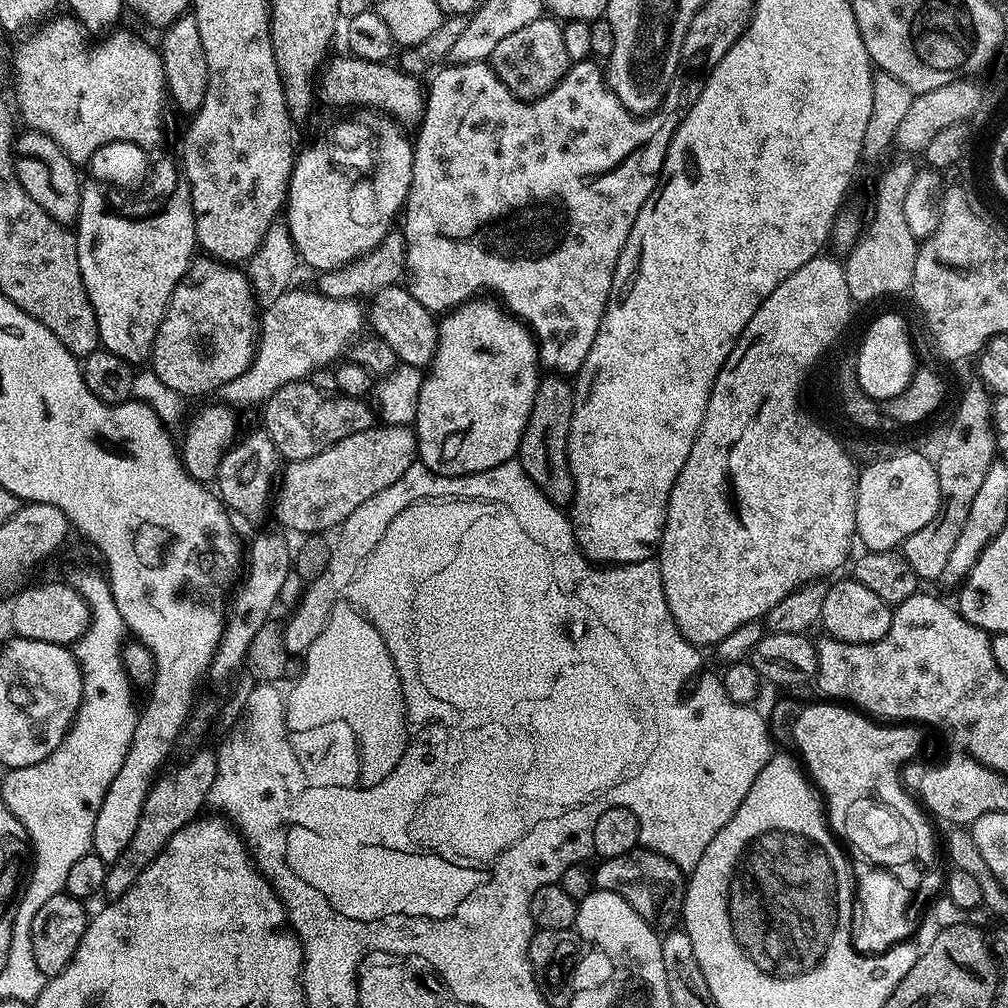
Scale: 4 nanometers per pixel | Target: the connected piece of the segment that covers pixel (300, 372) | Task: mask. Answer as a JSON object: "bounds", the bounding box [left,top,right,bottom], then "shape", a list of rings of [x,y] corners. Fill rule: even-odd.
{"bounds":[218,290,366,409],"shape":[[[316,290],[284,292],[282,298],[278,298],[278,302],[274,302],[274,306],[263,309],[258,320],[258,343],[256,354],[252,357],[252,365],[242,374],[238,374],[238,378],[234,378],[234,382],[226,382],[226,386],[222,386],[218,390],[218,396],[224,399],[221,401],[225,405],[235,406],[237,409],[248,408],[251,404],[260,406],[275,392],[282,390],[282,386],[307,381],[311,377],[308,375],[315,368],[324,368],[327,364],[335,365],[343,357],[340,355],[346,350],[349,351],[348,343],[363,330],[364,326],[366,328],[366,312],[365,309],[363,312],[359,306],[360,304],[356,300],[335,300],[321,296]]]}

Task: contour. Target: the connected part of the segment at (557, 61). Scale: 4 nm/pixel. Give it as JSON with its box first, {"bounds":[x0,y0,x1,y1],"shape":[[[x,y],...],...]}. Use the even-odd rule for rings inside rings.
{"bounds":[490,18,570,100],"shape":[[[541,18],[530,22],[530,26],[522,26],[522,30],[514,30],[514,34],[502,38],[502,42],[494,46],[490,67],[520,100],[537,100],[544,96],[566,75],[570,67],[566,45],[562,43],[561,25],[555,19]]]}

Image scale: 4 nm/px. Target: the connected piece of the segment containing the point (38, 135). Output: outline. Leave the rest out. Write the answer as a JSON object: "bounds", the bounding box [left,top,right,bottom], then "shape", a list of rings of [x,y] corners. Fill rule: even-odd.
{"bounds":[14,130,82,226],"shape":[[[24,130],[14,140],[14,159],[16,161],[16,177],[22,182],[22,190],[50,214],[59,224],[65,226],[75,225],[80,213],[80,190],[82,179],[78,173],[77,165],[71,158],[44,132]]]}

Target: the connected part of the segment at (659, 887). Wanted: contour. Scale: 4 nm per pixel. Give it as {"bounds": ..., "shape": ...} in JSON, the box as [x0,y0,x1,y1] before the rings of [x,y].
{"bounds":[594,850,686,930],"shape":[[[635,850],[621,857],[601,859],[597,864],[597,868],[594,868],[595,887],[599,891],[613,892],[626,898],[626,902],[630,902],[630,906],[634,906],[634,910],[638,910],[638,914],[642,914],[649,924],[668,930],[675,925],[672,924],[675,920],[677,923],[681,919],[686,880],[680,869],[665,856],[647,850]]]}

